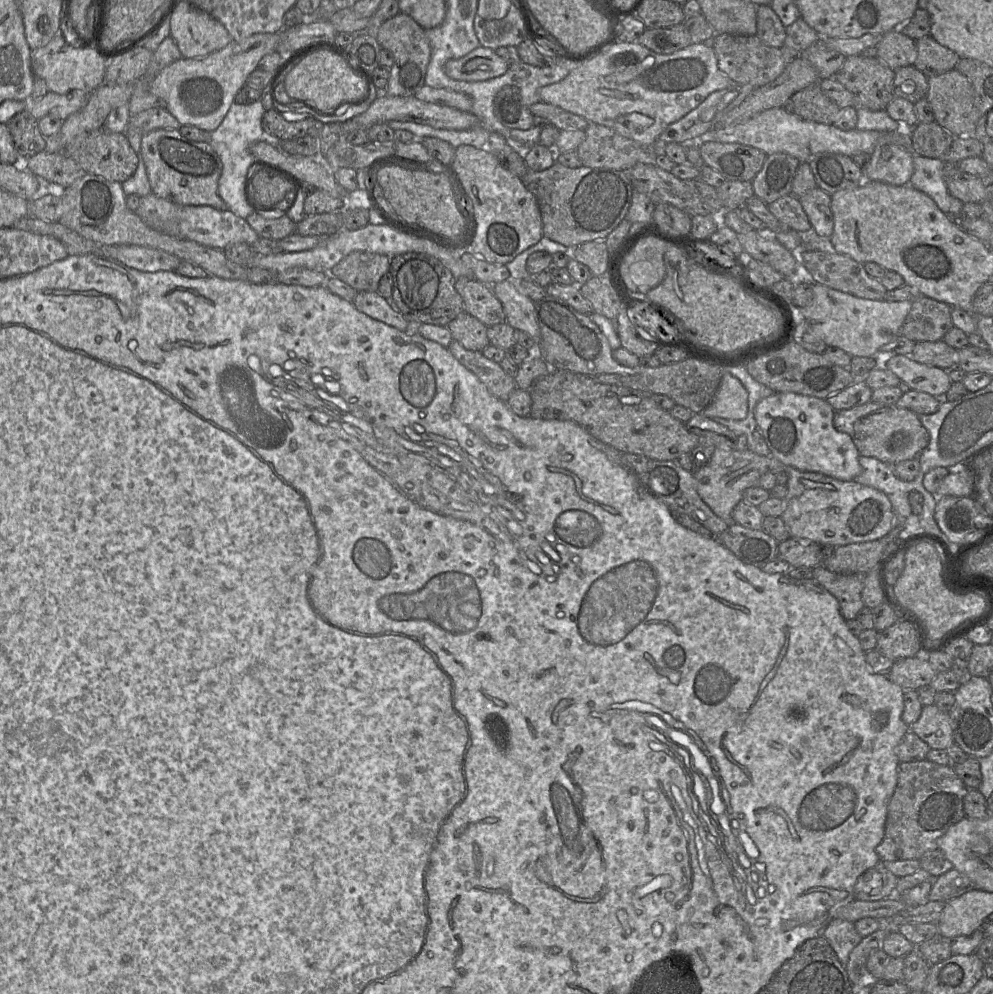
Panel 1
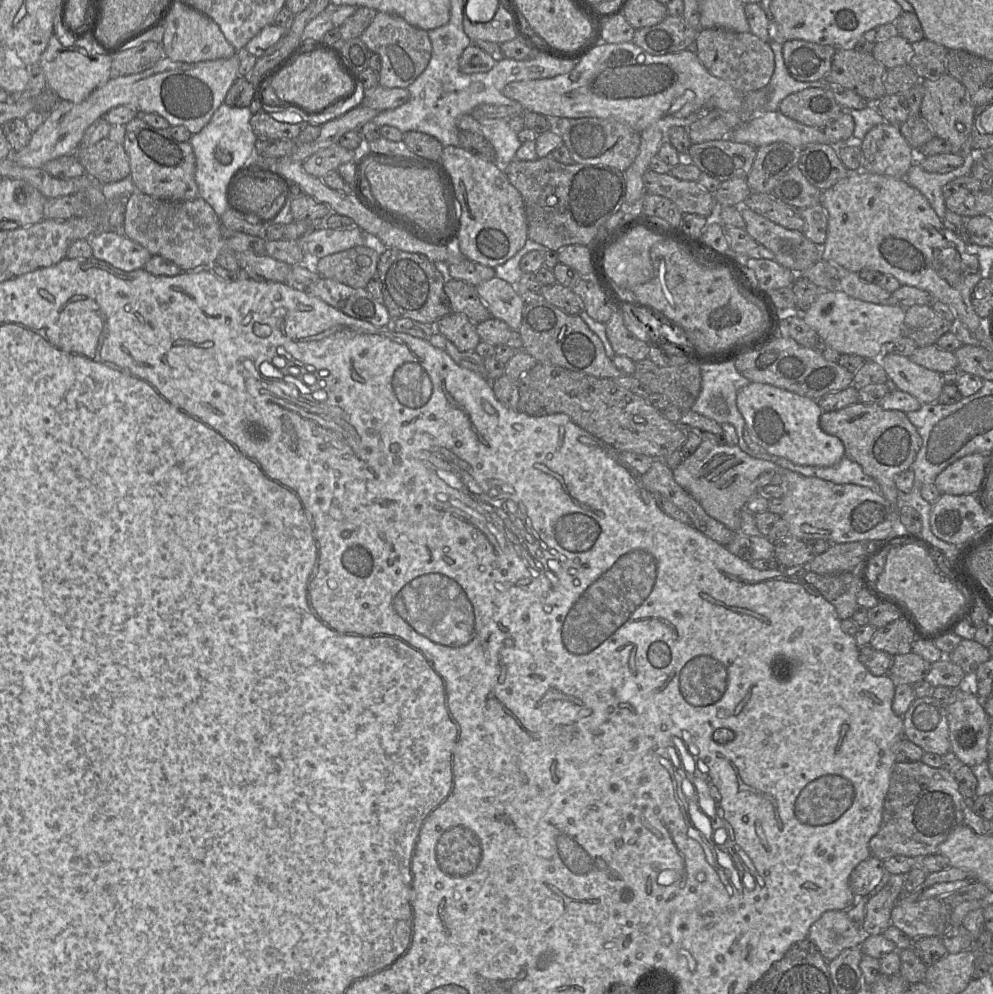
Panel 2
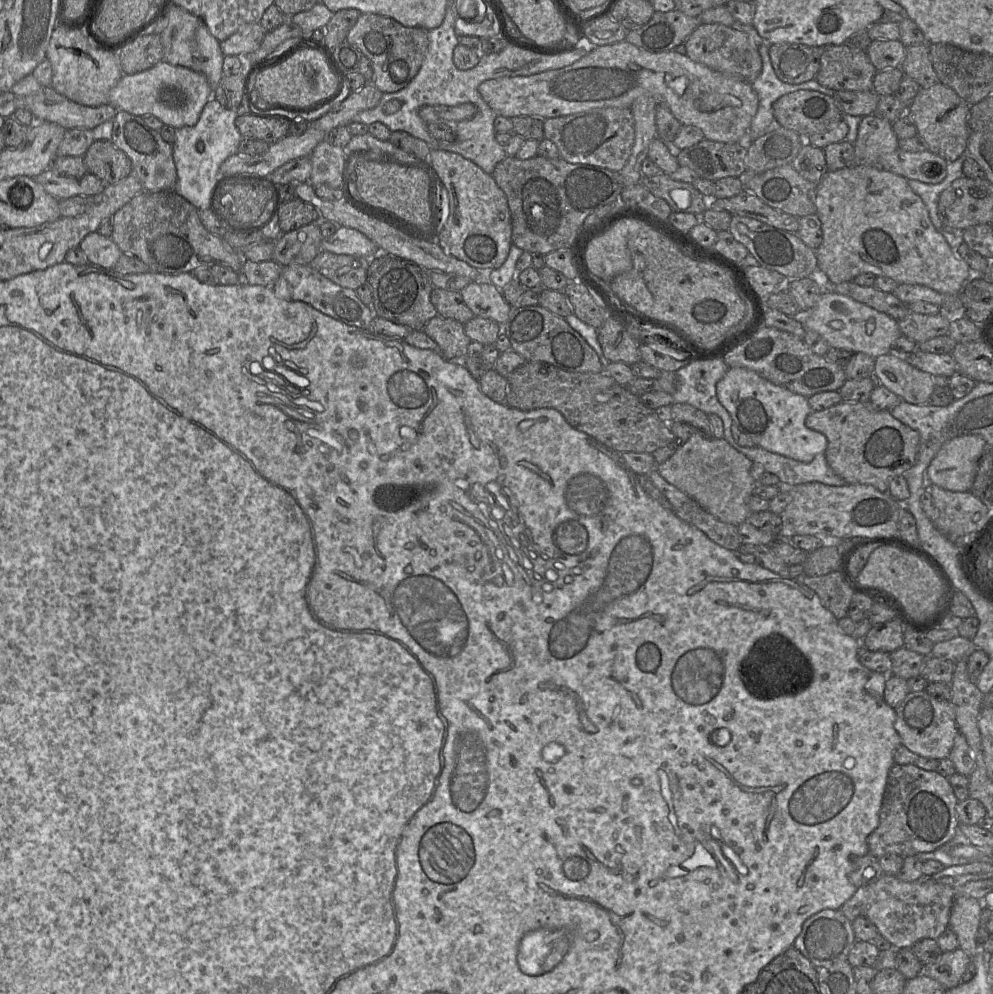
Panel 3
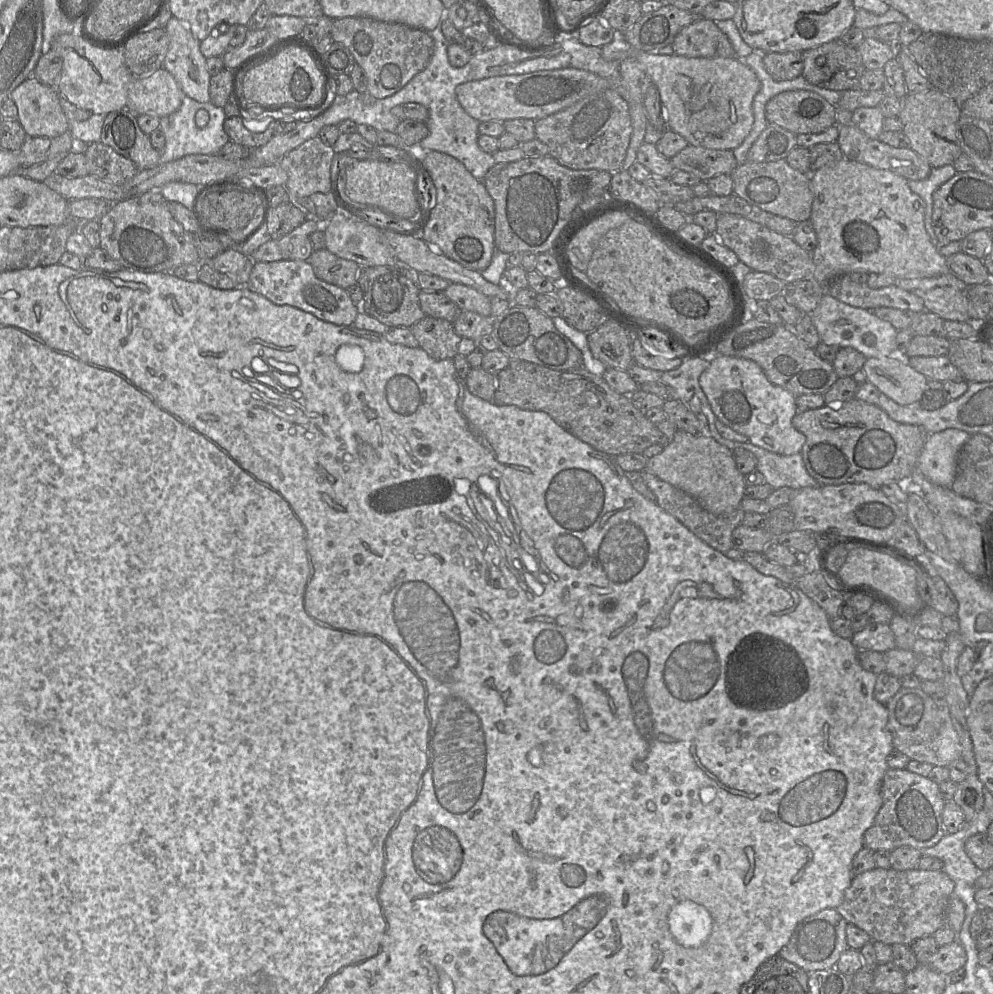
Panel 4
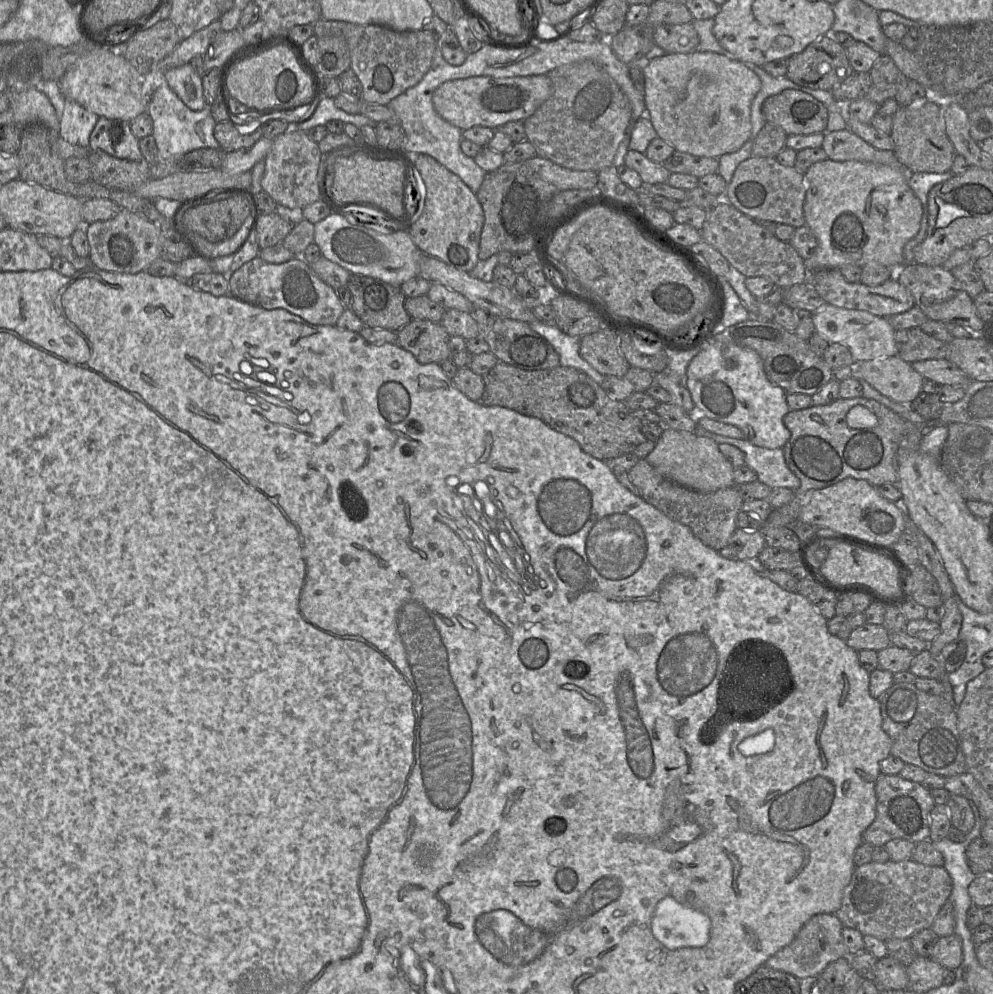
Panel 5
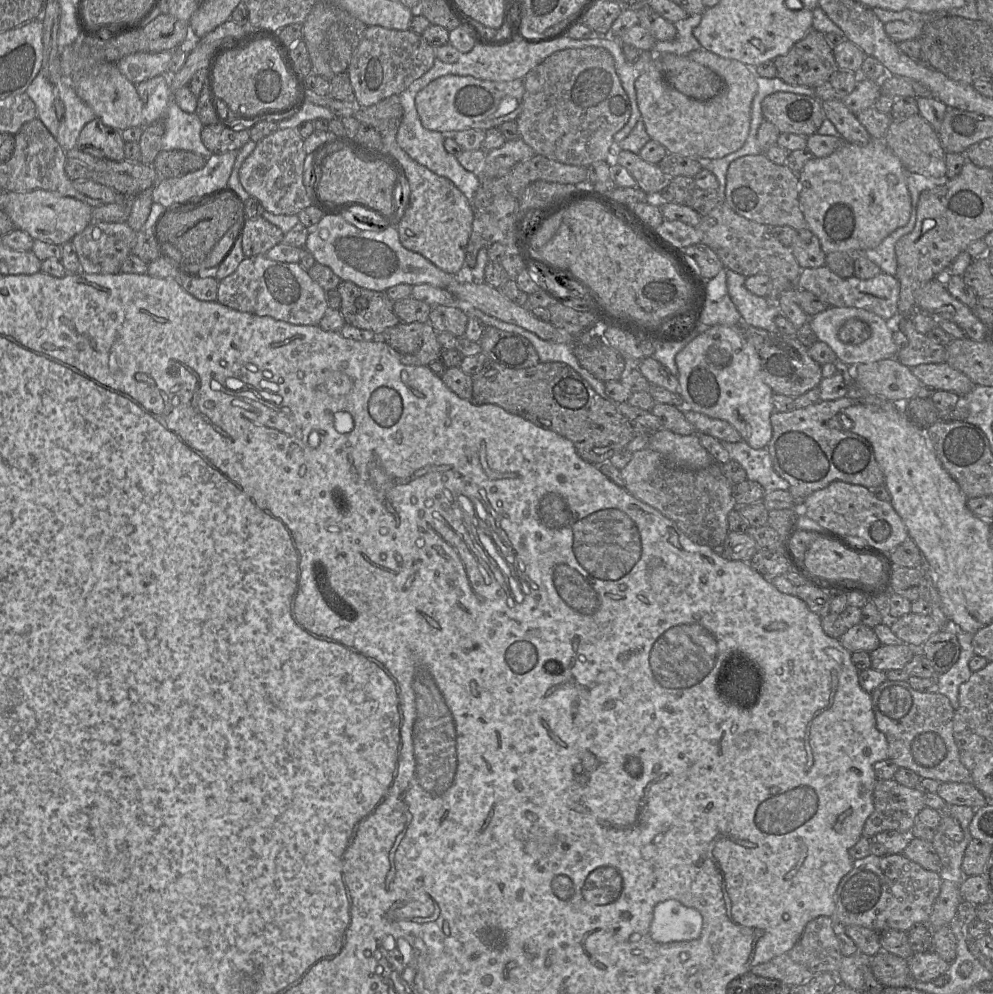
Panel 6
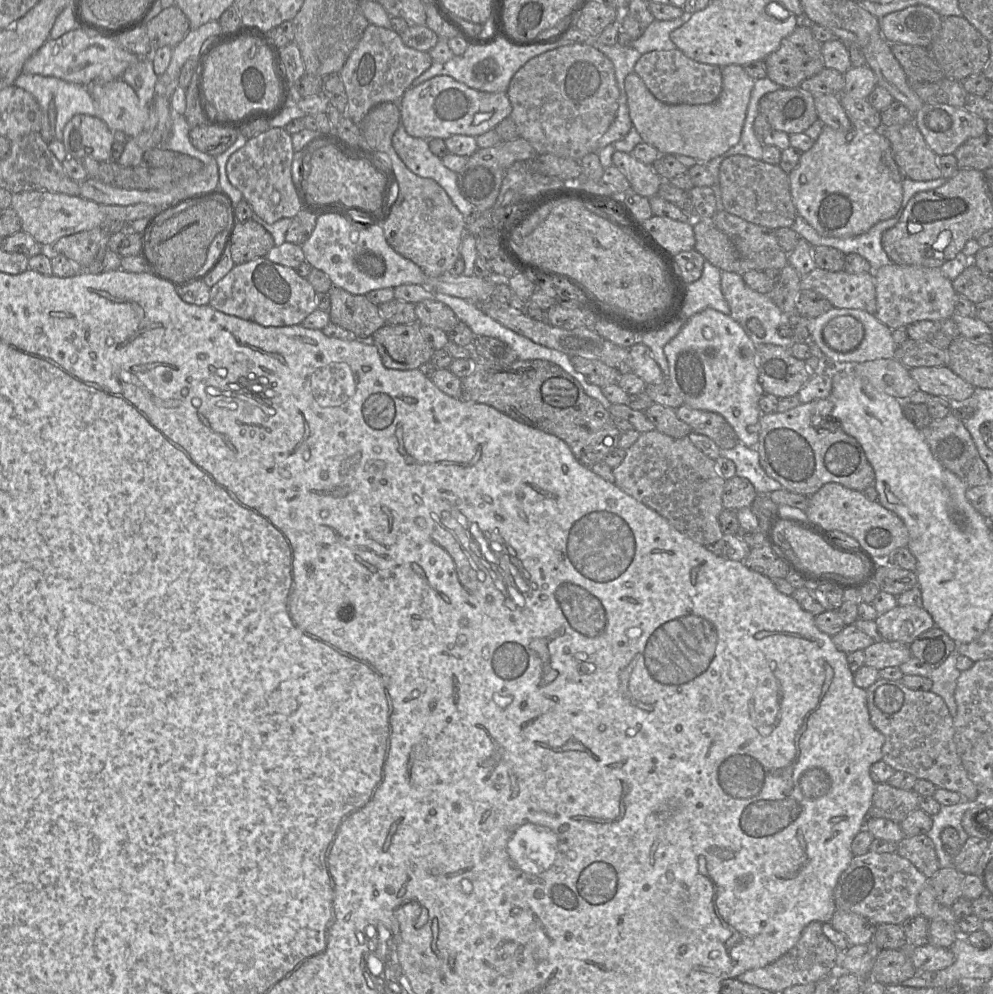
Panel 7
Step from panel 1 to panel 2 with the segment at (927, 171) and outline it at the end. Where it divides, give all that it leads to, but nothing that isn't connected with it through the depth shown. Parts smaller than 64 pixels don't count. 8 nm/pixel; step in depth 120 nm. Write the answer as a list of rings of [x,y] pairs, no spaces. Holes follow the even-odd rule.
[[[975,150],[966,151],[963,157],[964,161],[961,166],[943,174],[927,172],[919,163],[914,162],[904,178],[908,184],[917,188],[927,198],[942,222],[947,211],[943,197],[943,188],[947,183],[956,178],[970,175],[971,167],[977,160],[977,152]]]

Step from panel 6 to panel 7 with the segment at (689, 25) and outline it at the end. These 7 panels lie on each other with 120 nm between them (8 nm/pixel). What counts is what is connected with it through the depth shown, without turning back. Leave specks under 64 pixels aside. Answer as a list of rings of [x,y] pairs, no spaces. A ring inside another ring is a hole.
[[[683,14],[673,20],[654,20],[649,24],[644,33],[637,39],[632,40],[631,46],[641,54],[651,51],[667,51],[676,49],[670,39],[673,30],[682,26],[691,14]]]

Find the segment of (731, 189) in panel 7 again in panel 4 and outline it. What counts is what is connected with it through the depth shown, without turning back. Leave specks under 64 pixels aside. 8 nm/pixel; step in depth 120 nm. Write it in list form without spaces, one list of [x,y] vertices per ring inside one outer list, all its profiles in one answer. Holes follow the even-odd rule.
[[[785,159],[759,163],[746,161],[738,165],[730,175],[733,193],[750,205],[797,223],[810,220],[813,201],[810,174],[792,168]]]

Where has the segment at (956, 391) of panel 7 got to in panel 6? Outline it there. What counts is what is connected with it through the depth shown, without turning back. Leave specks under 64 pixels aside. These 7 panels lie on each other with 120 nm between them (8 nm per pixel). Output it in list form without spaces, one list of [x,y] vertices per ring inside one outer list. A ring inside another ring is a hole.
[[[947,362],[921,364],[912,367],[911,371],[923,385],[954,392],[959,396],[966,395],[975,387],[965,374],[952,368]]]

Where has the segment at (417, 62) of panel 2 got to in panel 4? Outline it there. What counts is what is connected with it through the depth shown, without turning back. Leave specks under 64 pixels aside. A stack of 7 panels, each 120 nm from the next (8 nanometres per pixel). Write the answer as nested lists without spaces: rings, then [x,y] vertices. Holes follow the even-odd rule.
[[[368,17],[335,19],[331,36],[333,42],[344,45],[367,76],[367,93],[376,99],[387,98],[402,89],[428,65],[434,42],[427,31],[399,23],[387,23]]]

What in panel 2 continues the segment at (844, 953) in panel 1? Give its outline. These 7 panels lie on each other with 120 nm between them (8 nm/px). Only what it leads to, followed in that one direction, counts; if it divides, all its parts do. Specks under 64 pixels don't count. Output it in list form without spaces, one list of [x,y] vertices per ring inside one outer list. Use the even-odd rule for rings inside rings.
[[[831,910],[825,912],[811,925],[807,938],[816,945],[824,959],[830,962],[844,950],[860,947],[864,940],[864,932],[862,927],[855,926],[848,918],[846,911]]]

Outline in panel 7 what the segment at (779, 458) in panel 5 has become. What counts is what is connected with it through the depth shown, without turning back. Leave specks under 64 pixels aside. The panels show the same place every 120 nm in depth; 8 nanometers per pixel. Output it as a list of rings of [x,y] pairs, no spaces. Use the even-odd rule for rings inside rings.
[[[739,441],[732,449],[721,449],[720,456],[735,463],[736,476],[748,479],[757,494],[770,494],[783,489],[782,485],[767,475],[760,465],[759,453],[756,448],[749,448]]]

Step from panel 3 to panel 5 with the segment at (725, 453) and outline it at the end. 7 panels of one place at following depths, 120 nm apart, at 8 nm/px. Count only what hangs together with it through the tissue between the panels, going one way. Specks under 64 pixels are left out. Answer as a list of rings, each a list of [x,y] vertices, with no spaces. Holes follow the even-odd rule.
[[[665,427],[655,448],[645,459],[661,475],[681,486],[712,492],[735,485],[734,467],[721,453],[718,445],[708,437]]]

